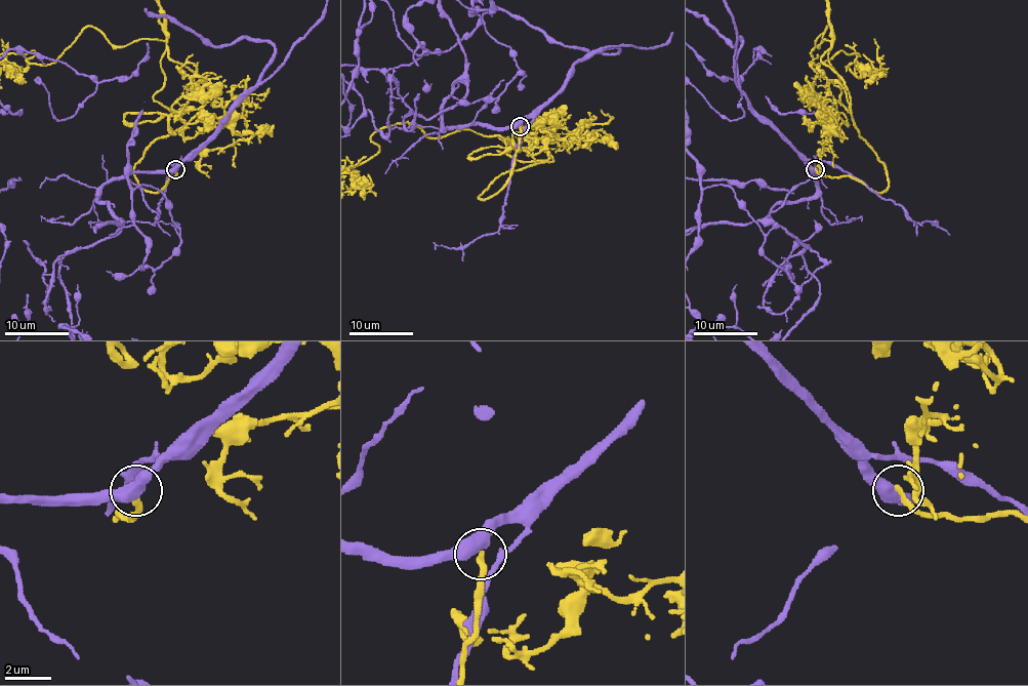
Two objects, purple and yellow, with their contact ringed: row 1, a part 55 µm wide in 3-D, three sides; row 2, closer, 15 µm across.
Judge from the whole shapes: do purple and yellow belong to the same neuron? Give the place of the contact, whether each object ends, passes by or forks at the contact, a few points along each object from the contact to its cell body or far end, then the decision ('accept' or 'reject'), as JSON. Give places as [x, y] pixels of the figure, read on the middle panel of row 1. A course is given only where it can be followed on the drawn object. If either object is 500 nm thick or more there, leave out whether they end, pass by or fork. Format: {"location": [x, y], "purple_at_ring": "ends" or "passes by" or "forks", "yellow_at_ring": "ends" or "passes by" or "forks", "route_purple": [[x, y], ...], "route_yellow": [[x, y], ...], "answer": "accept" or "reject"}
{"location": [520, 126], "route_purple": [[519, 127], [577, 63], [606, 48], [655, 48], [674, 30]], "route_yellow": [[521, 127], [485, 199], [550, 156], [408, 122]], "answer": "reject"}

